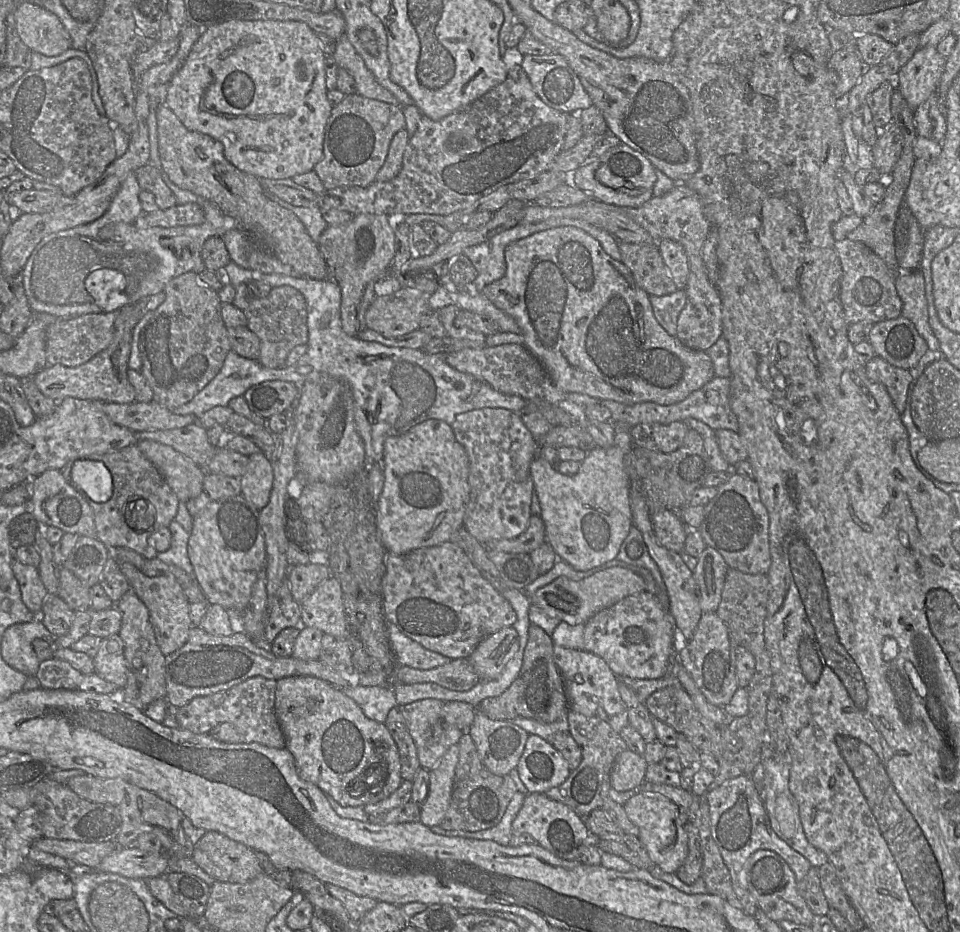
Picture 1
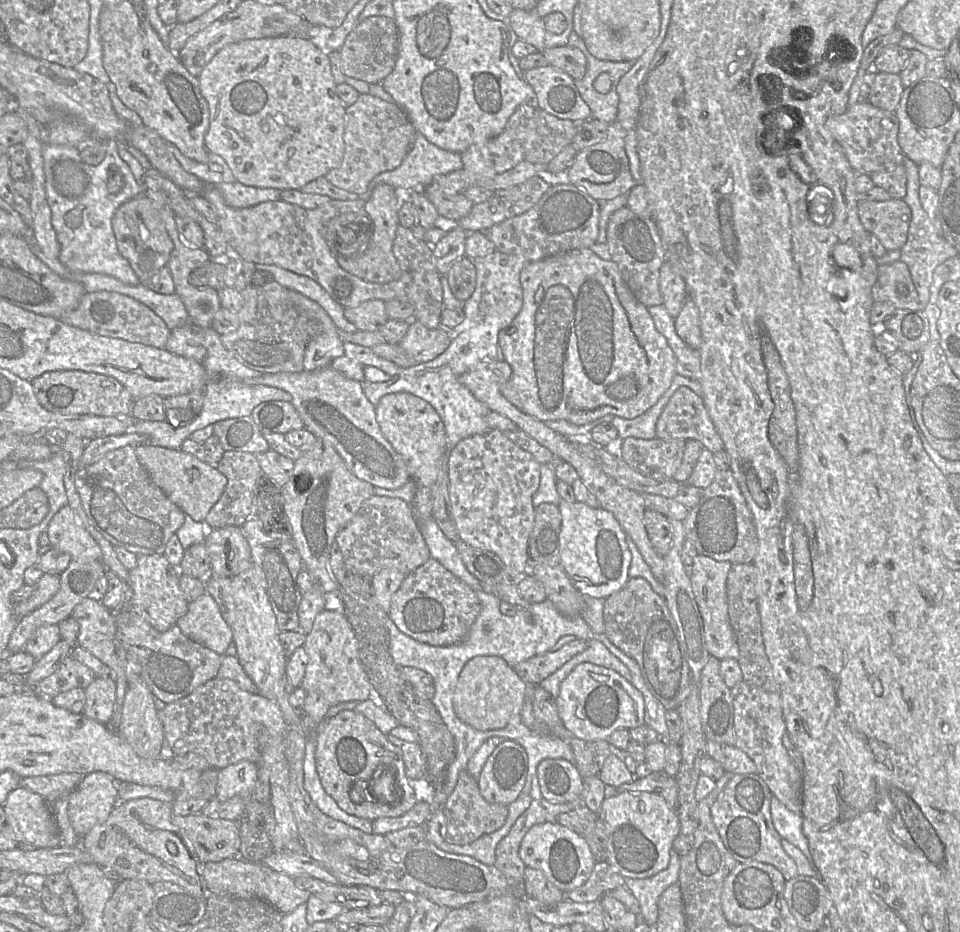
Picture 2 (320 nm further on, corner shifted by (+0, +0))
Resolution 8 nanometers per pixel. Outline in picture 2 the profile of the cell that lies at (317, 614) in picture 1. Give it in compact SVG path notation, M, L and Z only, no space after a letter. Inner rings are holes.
M322 610L316 616L311 631L306 634L304 648L308 664L301 686L306 692L319 692L330 707L342 702L362 702L374 696L360 662L358 641L342 611Z

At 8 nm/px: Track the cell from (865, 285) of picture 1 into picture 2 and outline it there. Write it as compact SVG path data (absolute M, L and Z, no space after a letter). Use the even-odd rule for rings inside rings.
M901 260L879 265L877 280L872 287L874 302L890 302L896 309L922 311L908 267Z

